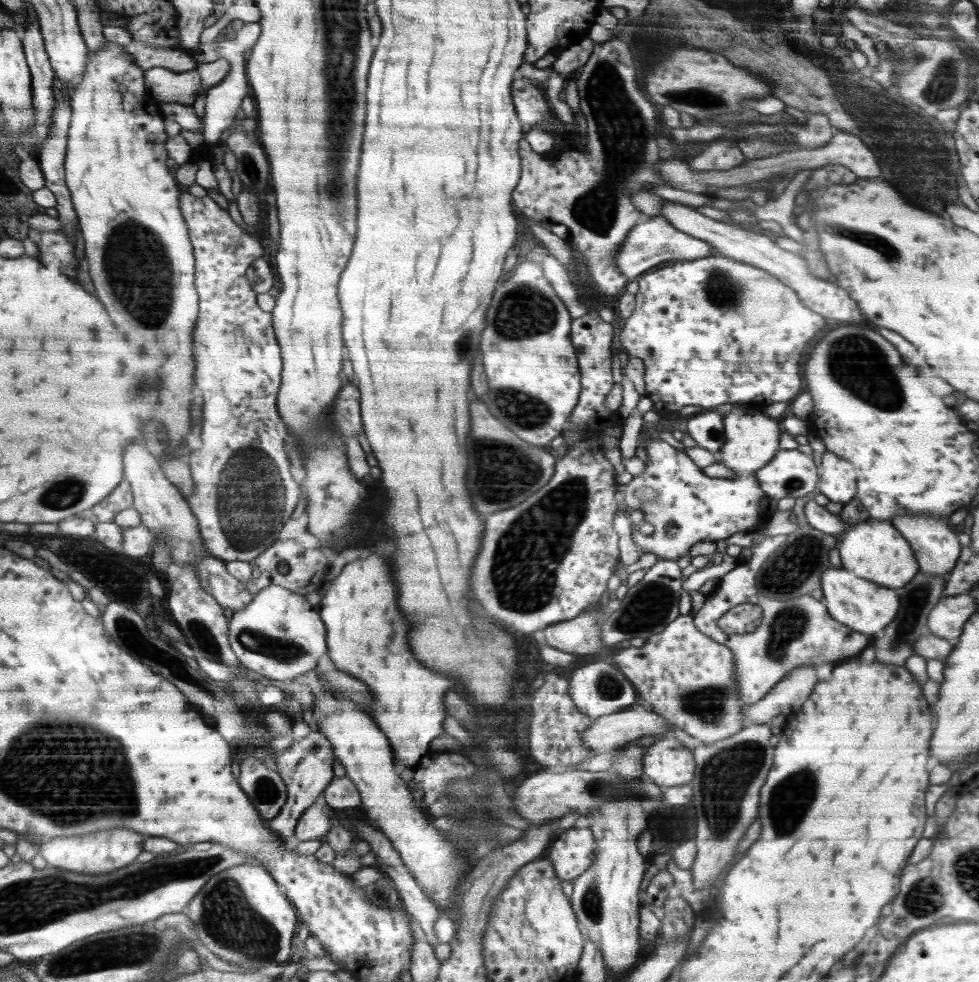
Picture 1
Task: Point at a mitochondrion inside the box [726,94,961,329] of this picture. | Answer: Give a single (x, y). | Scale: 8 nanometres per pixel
(888, 252)

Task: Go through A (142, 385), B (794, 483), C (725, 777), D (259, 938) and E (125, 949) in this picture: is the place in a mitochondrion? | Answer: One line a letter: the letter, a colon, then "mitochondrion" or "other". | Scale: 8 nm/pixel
A: mitochondrion
B: mitochondrion
C: mitochondrion
D: mitochondrion
E: mitochondrion

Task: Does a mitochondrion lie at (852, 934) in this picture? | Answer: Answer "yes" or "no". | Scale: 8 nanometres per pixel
no

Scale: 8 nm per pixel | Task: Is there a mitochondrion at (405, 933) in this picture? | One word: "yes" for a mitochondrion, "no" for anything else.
no

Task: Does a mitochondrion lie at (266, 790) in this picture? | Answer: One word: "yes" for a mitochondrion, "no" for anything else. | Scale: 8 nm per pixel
yes

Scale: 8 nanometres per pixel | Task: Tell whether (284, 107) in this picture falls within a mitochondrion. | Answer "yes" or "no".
no

